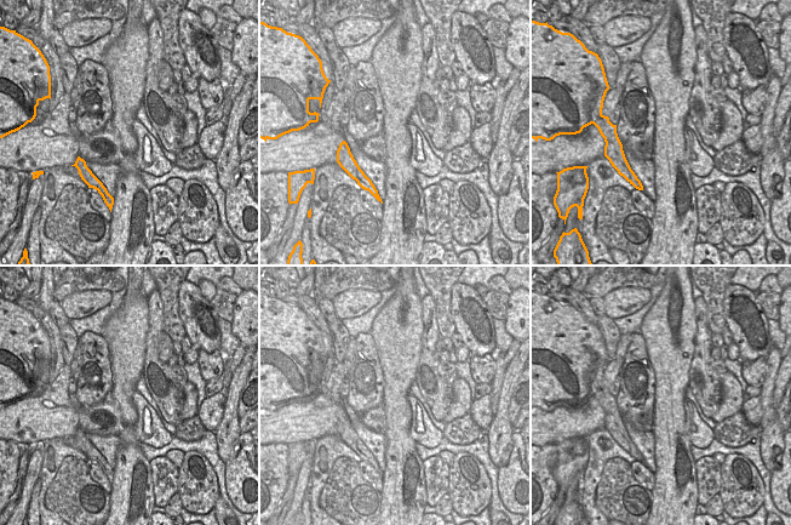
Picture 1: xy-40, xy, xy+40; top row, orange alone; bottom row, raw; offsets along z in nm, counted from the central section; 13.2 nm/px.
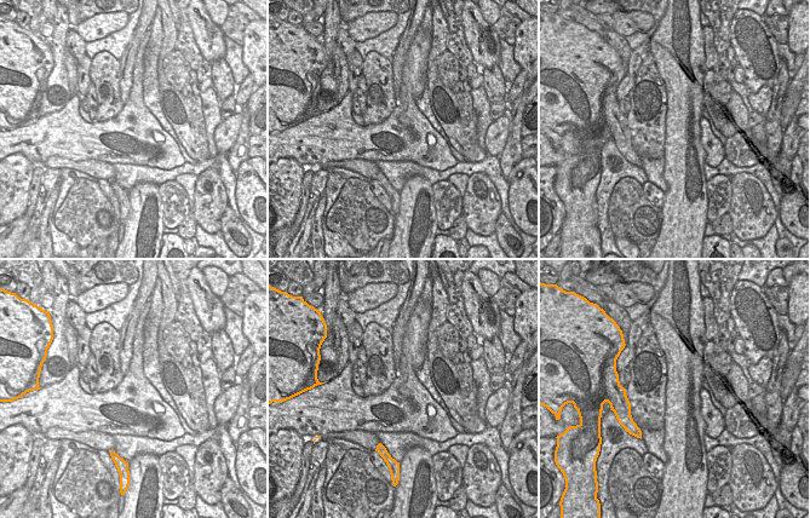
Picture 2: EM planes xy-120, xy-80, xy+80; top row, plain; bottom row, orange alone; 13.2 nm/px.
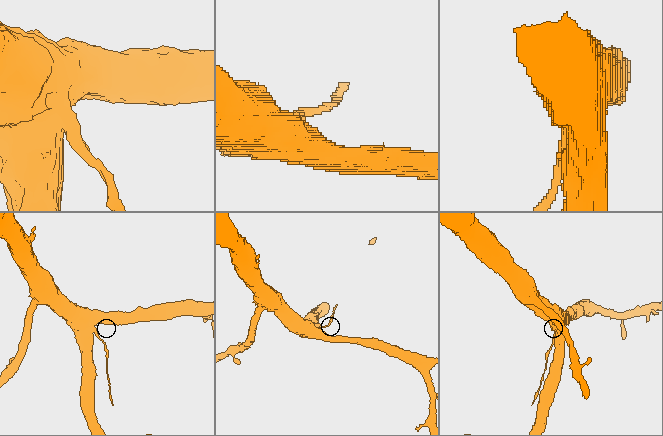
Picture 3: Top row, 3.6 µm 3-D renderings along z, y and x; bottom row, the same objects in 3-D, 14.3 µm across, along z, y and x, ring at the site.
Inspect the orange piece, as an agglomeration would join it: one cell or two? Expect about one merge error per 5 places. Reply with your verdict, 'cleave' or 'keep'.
cleave

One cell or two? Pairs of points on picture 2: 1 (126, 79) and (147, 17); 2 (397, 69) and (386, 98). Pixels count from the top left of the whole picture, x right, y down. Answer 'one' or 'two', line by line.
1: one
2: two

